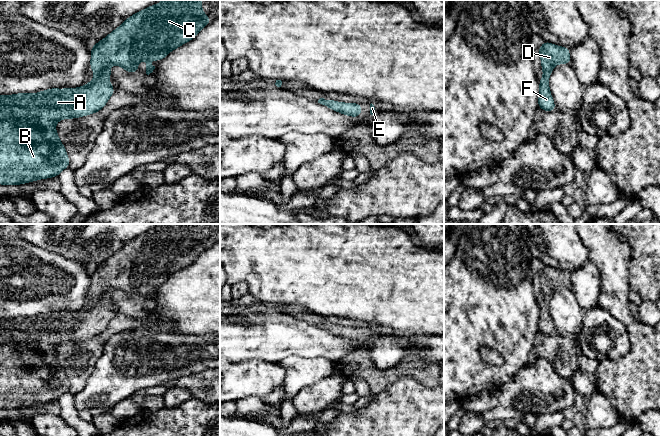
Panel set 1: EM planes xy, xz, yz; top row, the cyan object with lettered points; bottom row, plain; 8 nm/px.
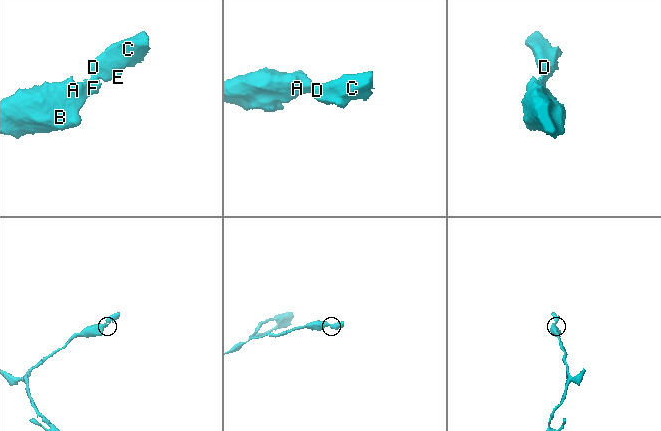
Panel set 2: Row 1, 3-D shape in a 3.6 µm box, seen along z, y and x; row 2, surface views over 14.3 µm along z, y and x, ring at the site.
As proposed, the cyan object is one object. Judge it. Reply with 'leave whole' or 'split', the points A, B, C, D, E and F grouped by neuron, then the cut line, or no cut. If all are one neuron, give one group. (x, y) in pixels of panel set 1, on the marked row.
leave whole; groups A B C D E F; cut none

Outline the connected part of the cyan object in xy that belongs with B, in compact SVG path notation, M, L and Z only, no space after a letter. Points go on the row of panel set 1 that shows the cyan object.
M163 0L133 14L122 24L108 34L105 38L94 44L91 48L90 69L94 72L94 79L90 83L78 88L50 88L34 94L17 93L13 95L0 95L0 184L22 185L40 179L57 177L64 169L69 167L70 159L65 146L59 139L56 123L63 119L74 119L98 113L114 94L115 90L106 80L110 79L111 65L118 65L128 73L138 73L138 62L146 59L146 74L155 69L150 59L163 60L169 52L191 41L211 19L202 11L202 0Z

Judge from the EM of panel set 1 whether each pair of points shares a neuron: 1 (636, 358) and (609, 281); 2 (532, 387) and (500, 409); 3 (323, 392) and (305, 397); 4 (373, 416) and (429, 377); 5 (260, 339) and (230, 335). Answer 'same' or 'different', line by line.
1: same
2: same
3: same
4: different
5: same

